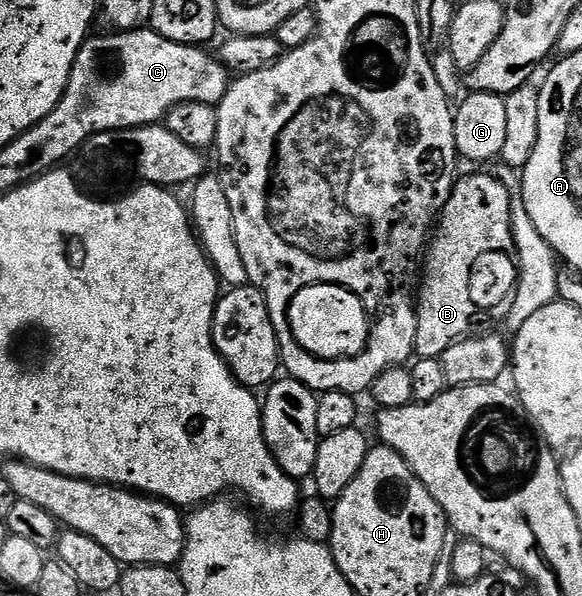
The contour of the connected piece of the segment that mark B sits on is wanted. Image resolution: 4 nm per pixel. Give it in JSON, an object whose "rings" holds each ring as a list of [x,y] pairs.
{"rings":[[[490,172],[459,177],[437,219],[436,233],[424,258],[424,273],[416,294],[415,355],[436,358],[453,342],[462,341],[477,322],[510,302],[517,280],[508,189]]]}

